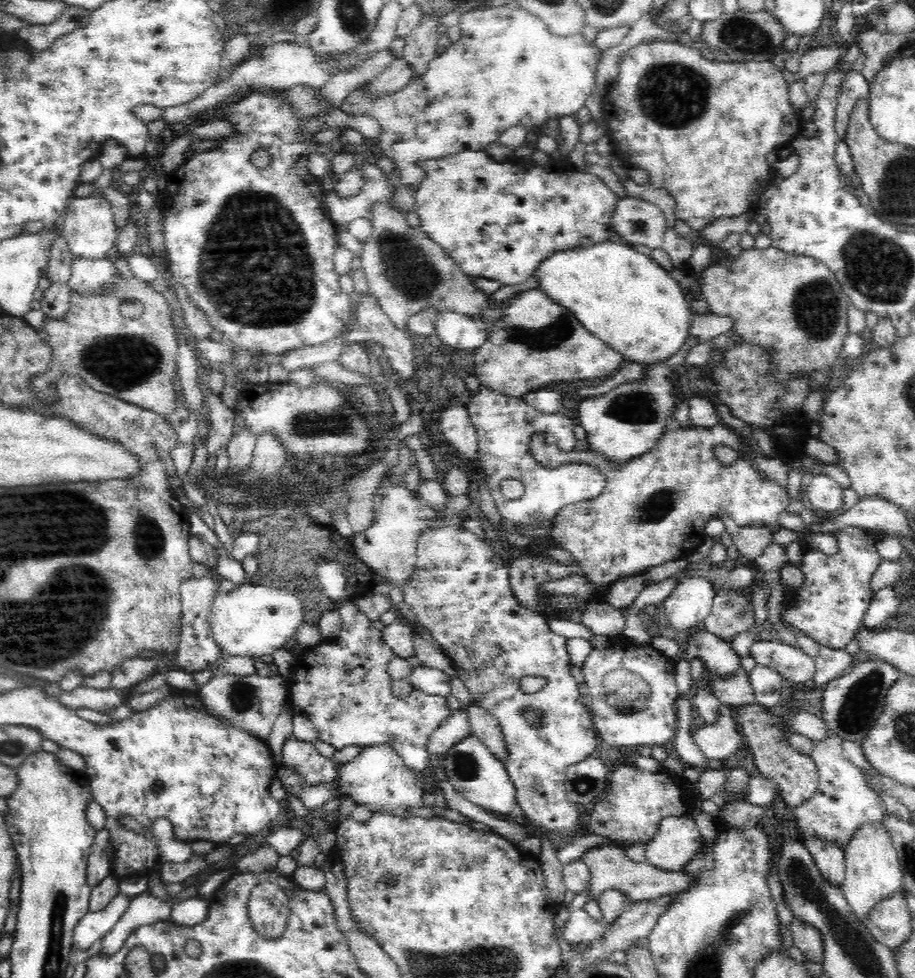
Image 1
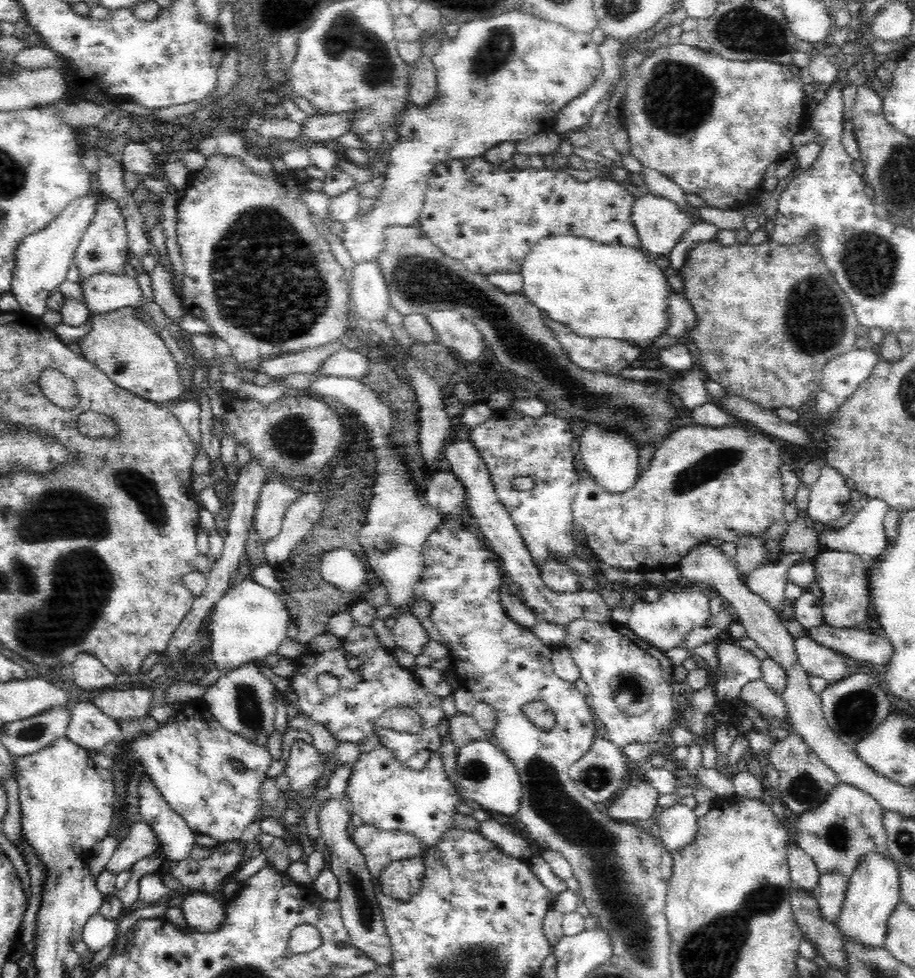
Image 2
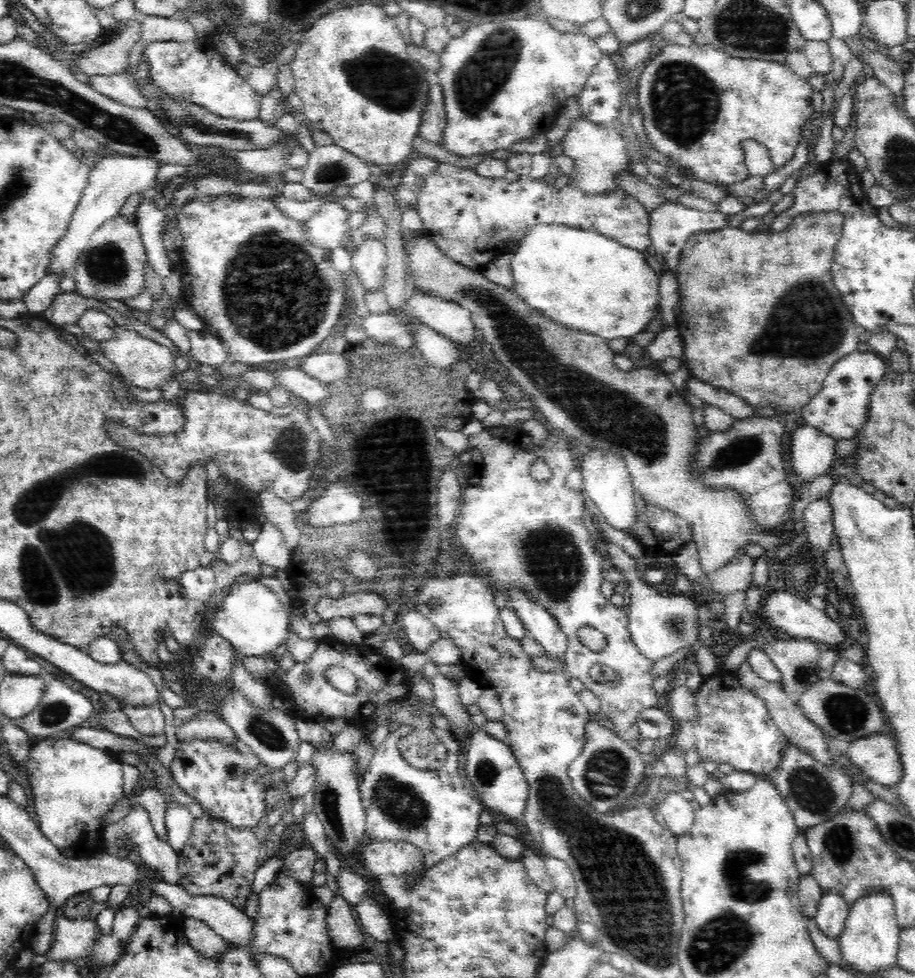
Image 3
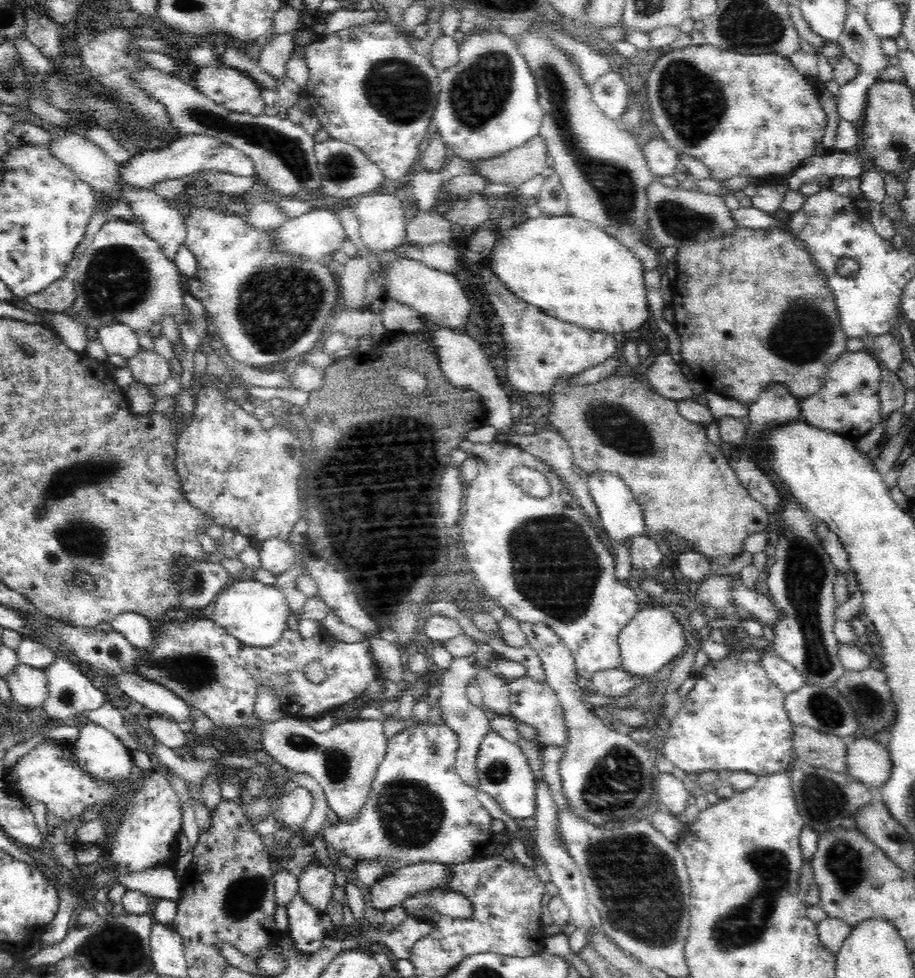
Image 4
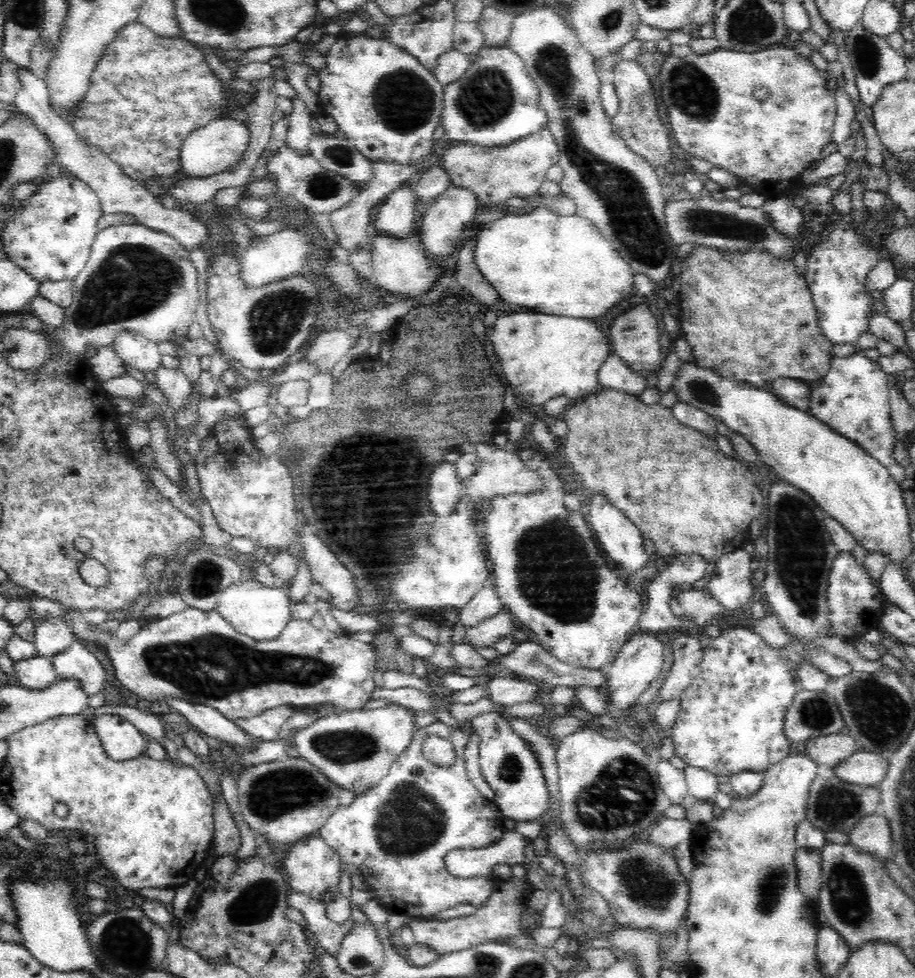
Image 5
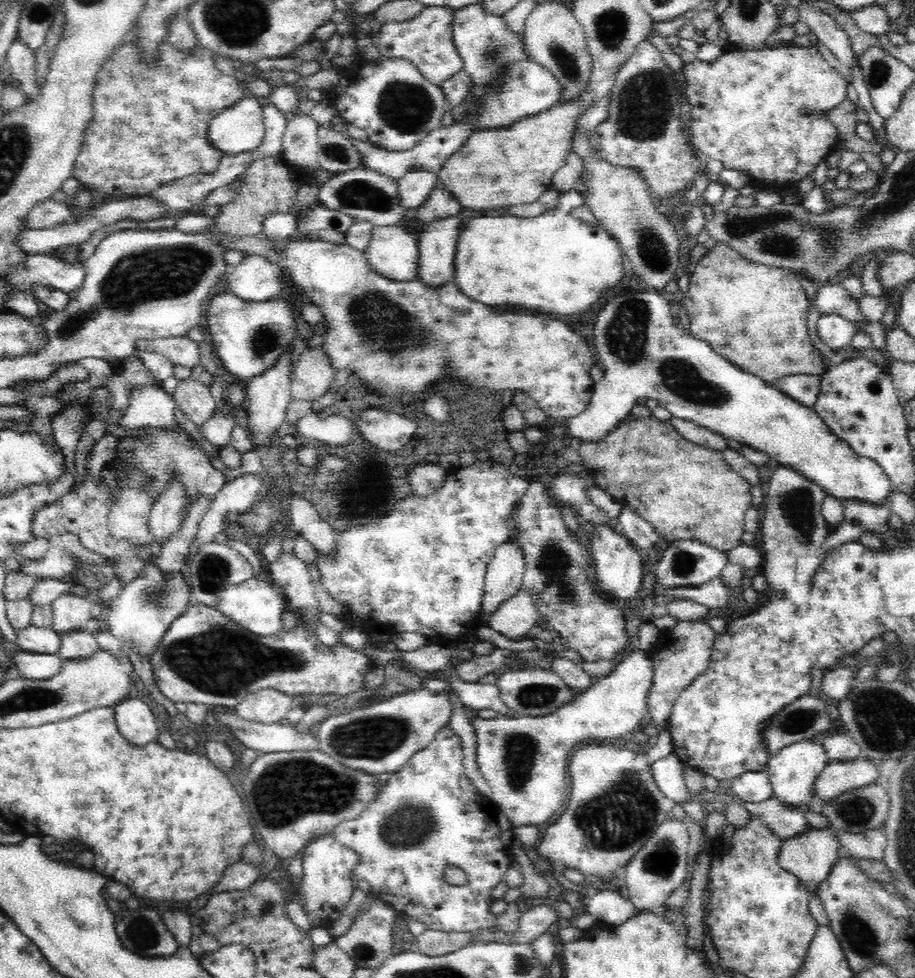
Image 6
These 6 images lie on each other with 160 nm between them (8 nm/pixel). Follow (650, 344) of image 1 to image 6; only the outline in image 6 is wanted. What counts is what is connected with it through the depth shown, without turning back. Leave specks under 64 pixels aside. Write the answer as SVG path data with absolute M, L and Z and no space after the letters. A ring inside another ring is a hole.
M571 189L560 192L554 210L535 218L504 214L470 218L458 235L454 276L458 288L485 305L515 304L570 318L588 310L604 290L622 280L624 267L623 252L608 231L571 216L573 209L583 205L583 196Z

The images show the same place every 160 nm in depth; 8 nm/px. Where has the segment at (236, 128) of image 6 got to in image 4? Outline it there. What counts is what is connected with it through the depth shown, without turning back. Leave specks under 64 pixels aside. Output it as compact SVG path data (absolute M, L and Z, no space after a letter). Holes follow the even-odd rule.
M206 134L181 135L180 138L162 147L138 151L132 156L132 160L124 164L120 162L118 169L120 169L121 182L151 191L156 182L197 177L200 172L226 172L244 177L256 175L255 164L246 153L218 140L218 137Z

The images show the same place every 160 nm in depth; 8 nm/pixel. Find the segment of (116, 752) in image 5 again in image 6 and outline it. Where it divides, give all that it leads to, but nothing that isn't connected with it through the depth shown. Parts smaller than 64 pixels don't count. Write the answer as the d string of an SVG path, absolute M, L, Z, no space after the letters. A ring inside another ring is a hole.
M127 698L116 705L115 710L118 731L129 744L145 746L158 741L160 725L150 704L142 698Z

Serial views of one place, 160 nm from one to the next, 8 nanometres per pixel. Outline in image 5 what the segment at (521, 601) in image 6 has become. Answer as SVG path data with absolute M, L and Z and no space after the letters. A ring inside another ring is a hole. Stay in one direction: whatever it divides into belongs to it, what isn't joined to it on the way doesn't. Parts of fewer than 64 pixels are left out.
M502 610L490 618L485 618L480 624L466 629L464 642L472 647L490 647L500 638L513 634L518 628L519 625L510 611Z

